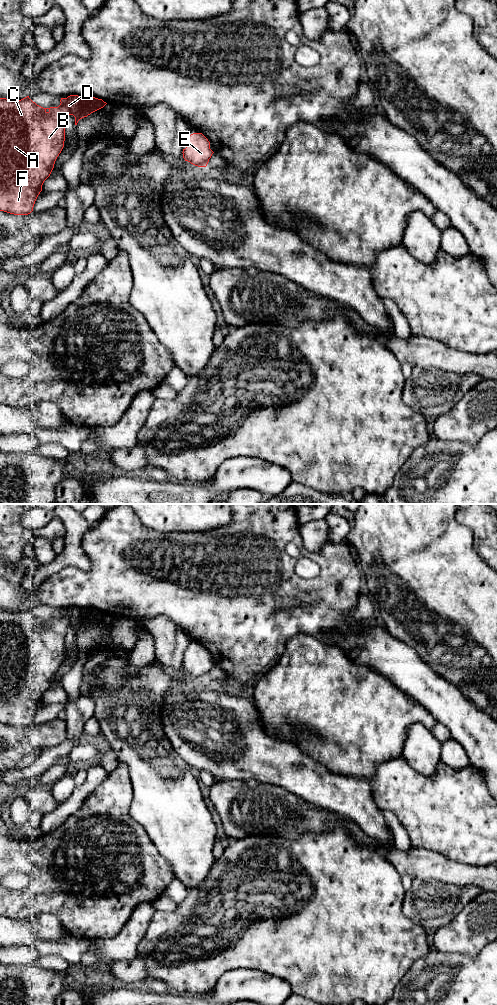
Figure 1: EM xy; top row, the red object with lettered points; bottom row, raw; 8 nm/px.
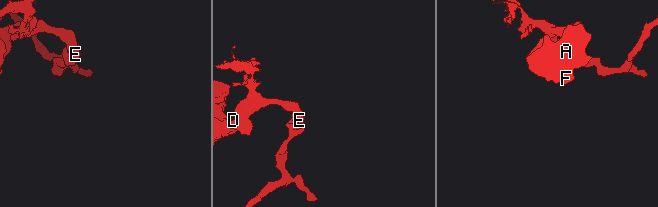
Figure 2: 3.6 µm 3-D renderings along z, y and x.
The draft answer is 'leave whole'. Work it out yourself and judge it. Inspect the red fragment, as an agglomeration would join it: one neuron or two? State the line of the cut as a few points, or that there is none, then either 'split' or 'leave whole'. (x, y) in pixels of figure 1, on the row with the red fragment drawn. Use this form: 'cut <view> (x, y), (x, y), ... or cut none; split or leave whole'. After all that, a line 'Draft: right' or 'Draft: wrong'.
cut xy (98, 108), (84, 107), (74, 116); split
Draft: wrong

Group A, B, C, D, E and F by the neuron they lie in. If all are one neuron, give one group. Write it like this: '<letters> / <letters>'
A B C D F / E

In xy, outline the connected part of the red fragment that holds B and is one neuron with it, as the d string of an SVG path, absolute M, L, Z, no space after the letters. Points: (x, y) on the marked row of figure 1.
M78 95L61 98L60 102L58 107L43 108L29 96L21 100L0 98L0 211L30 214L64 147L67 117L85 107L101 109L107 104L102 99Z

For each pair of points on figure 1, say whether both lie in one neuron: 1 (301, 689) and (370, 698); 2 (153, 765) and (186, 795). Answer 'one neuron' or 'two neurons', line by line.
1: one neuron
2: one neuron

